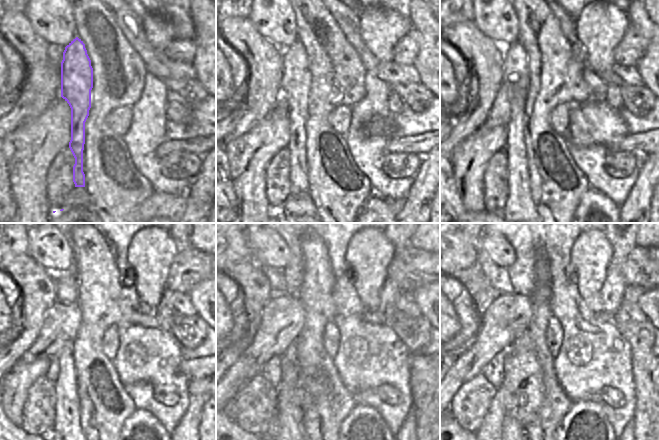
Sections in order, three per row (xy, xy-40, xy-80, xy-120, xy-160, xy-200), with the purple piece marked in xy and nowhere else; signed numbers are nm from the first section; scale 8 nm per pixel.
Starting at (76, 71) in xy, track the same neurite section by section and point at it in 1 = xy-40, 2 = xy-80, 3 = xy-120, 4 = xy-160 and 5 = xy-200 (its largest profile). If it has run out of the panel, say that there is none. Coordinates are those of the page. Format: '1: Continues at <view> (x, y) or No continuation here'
1: Continues at xy-40 (296, 82)
2: Continues at xy-80 (515, 72)
3: Continues at xy-120 (66, 426)
4: Continues at xy-160 (289, 415)
5: Continues at xy-200 (511, 426)

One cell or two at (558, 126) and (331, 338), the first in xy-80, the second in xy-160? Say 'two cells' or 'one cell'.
one cell

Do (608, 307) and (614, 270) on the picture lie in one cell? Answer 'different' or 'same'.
same

